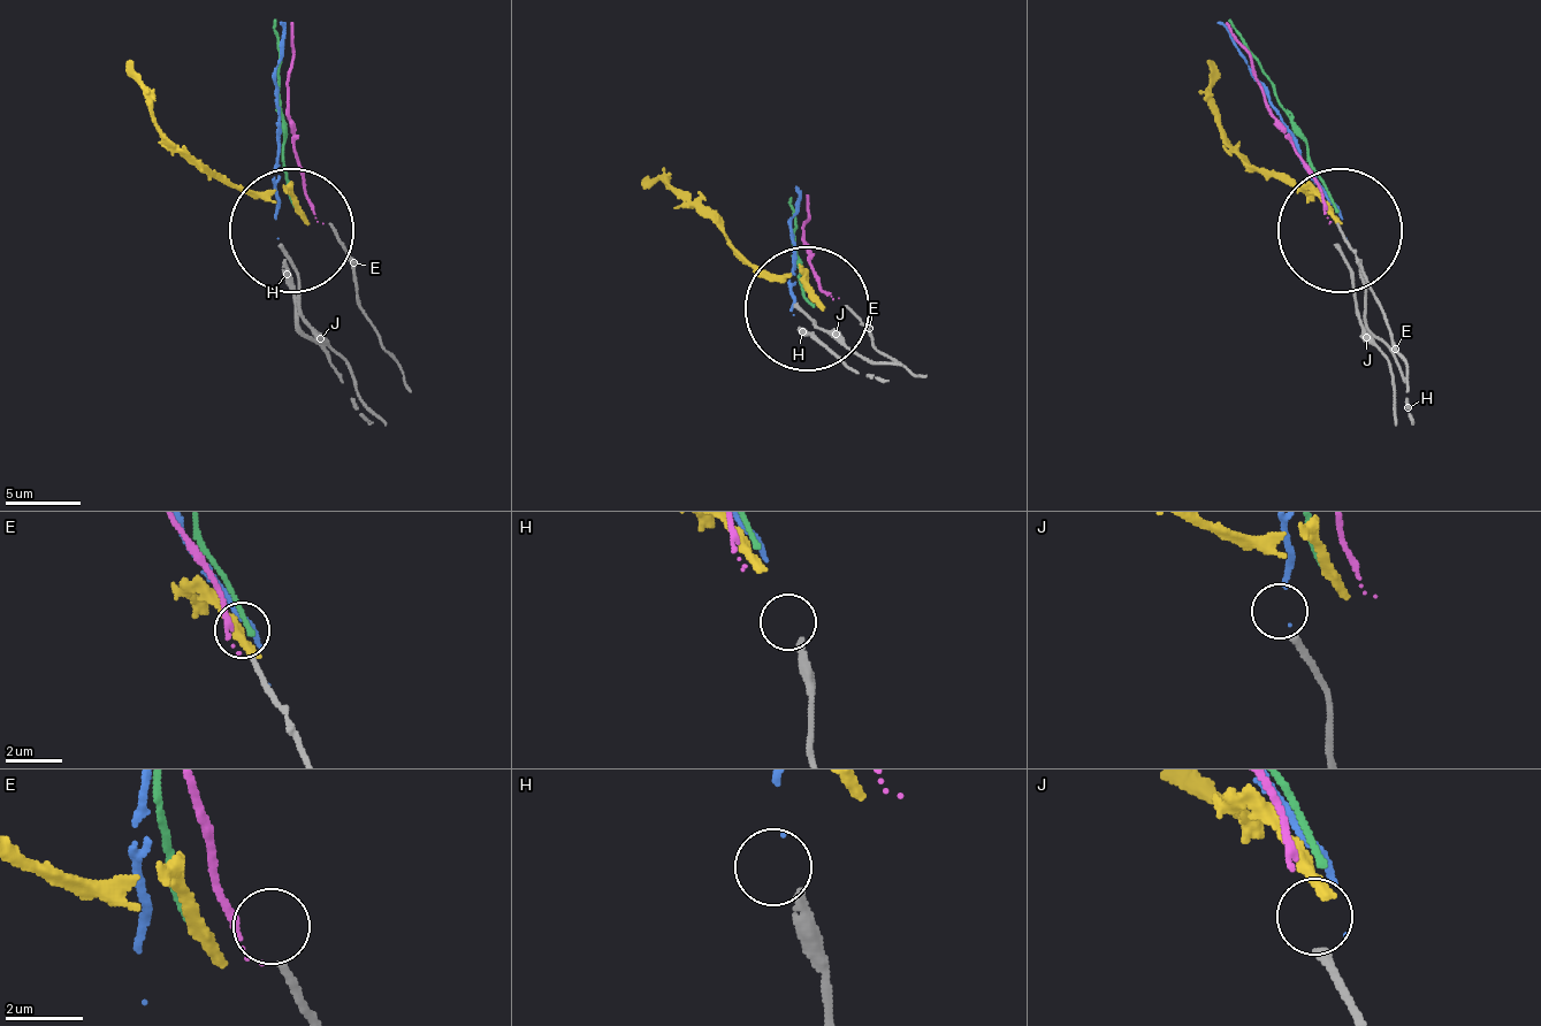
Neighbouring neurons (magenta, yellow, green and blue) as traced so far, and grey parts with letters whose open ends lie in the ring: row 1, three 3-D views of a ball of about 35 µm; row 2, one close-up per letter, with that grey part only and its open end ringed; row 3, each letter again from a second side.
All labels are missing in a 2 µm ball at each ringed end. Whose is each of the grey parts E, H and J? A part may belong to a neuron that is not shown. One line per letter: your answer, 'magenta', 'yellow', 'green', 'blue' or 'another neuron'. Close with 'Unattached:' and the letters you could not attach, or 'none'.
E: another neuron
H: blue
J: another neuron
Unattached: E, J

